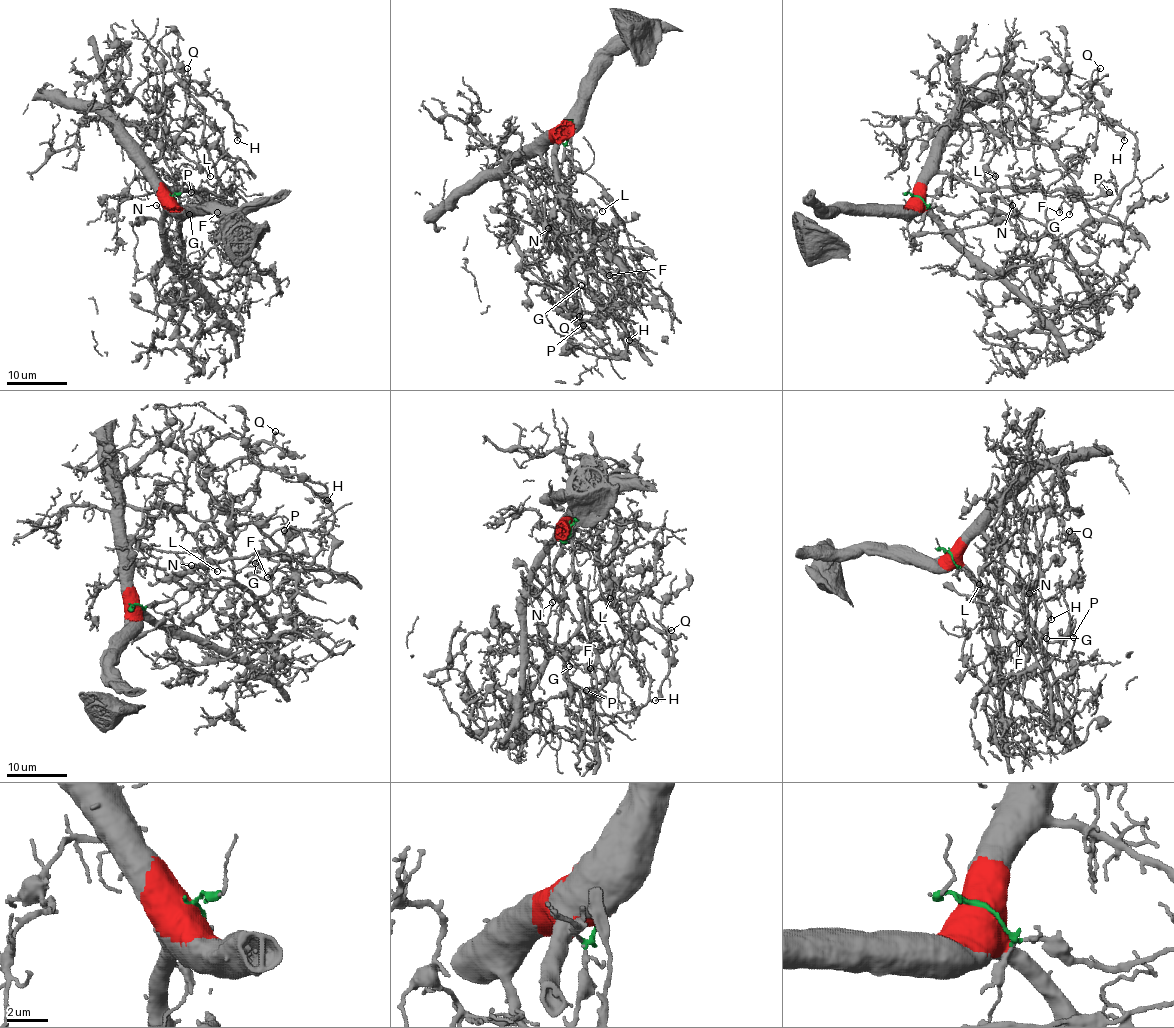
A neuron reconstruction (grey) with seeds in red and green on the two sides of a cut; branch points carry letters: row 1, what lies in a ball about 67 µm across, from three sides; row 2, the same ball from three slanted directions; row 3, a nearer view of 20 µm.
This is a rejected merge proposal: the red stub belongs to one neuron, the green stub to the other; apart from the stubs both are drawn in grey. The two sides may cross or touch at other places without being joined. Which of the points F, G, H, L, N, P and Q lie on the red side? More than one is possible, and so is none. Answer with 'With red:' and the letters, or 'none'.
With red: F, G, H, L, P, Q

